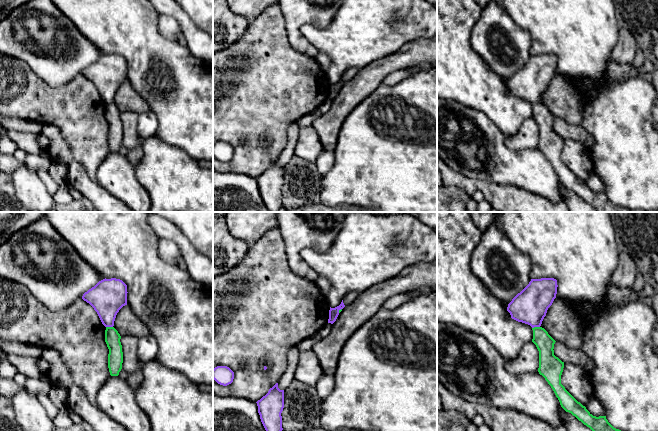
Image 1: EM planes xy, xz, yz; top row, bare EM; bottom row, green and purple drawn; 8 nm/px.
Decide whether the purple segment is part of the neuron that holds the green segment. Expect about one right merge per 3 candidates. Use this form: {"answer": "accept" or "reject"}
{"answer": "reject"}

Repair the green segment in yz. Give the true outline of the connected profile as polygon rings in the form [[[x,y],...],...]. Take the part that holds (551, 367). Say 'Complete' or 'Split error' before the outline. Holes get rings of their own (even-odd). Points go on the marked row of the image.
Complete. [[[534,327],[532,342],[539,351],[538,372],[553,389],[561,407],[575,416],[592,431],[621,431],[614,428],[606,416],[593,416],[585,406],[578,402],[561,384],[564,362],[554,355],[555,340],[542,327]]]

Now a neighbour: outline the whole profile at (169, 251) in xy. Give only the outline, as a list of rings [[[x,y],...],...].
[[[160,238],[158,244],[158,253],[163,260],[177,266],[184,267],[184,259],[181,249],[175,242],[169,239]]]

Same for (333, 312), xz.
[[[342,300],[342,302],[341,302],[341,304],[339,306],[337,306],[335,308],[330,307],[328,323],[333,324],[336,321],[336,319],[337,319],[337,317],[339,315],[339,311],[341,309],[343,309],[344,307],[345,307],[345,305],[343,303],[343,300]]]

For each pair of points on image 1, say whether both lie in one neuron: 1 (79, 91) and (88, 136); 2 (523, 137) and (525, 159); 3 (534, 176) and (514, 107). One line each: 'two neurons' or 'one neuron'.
1: one neuron
2: two neurons
3: two neurons

